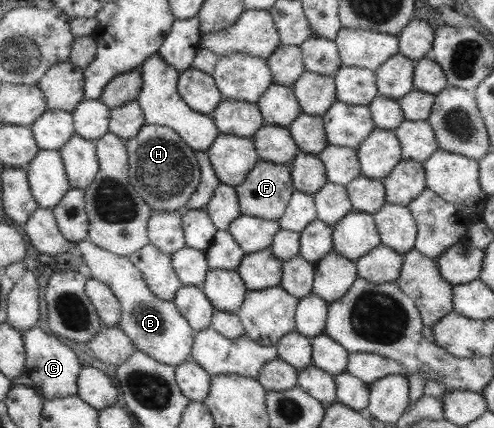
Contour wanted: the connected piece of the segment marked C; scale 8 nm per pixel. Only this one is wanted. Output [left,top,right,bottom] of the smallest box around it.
[26,327,83,399]

